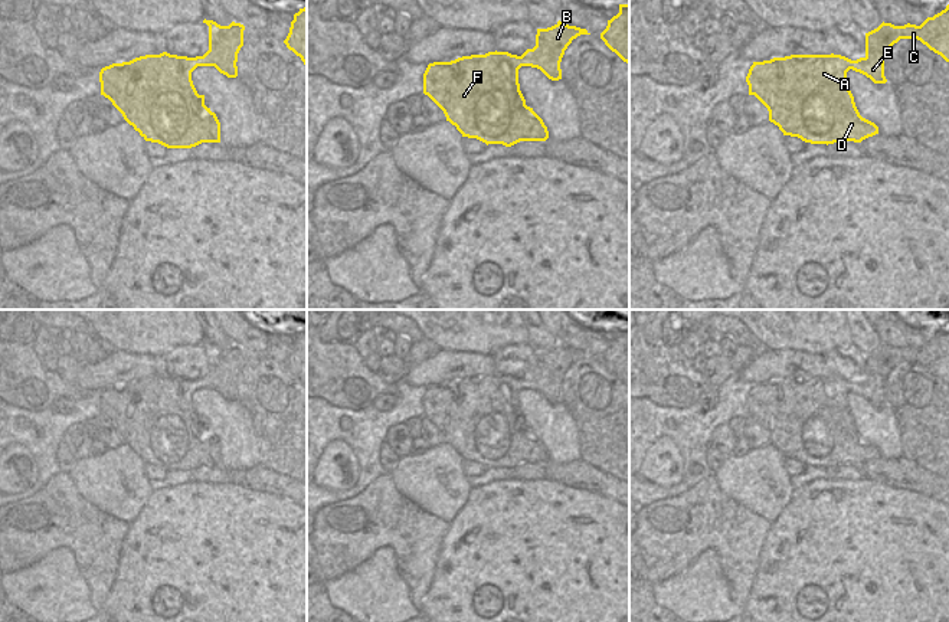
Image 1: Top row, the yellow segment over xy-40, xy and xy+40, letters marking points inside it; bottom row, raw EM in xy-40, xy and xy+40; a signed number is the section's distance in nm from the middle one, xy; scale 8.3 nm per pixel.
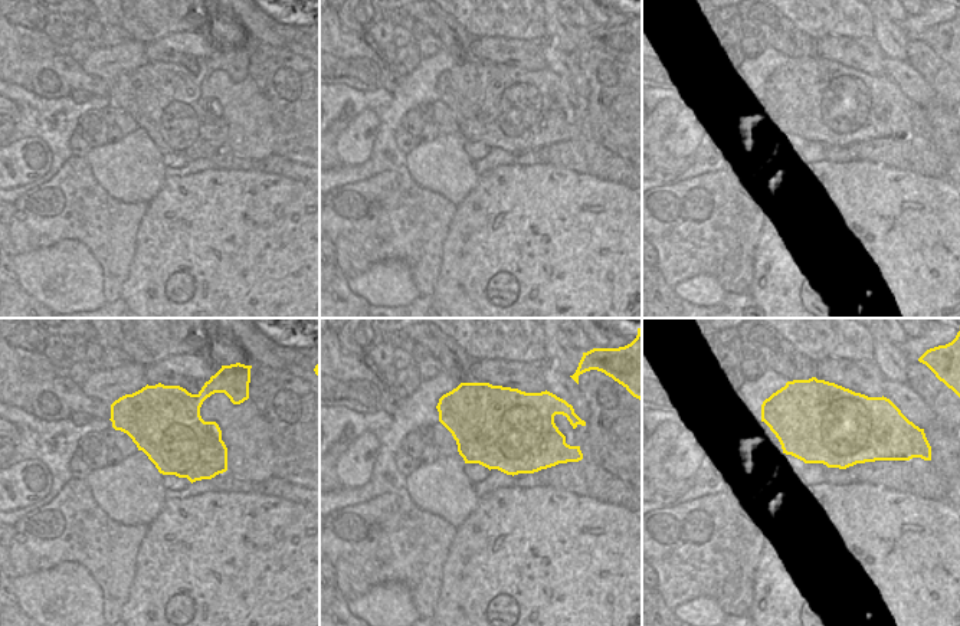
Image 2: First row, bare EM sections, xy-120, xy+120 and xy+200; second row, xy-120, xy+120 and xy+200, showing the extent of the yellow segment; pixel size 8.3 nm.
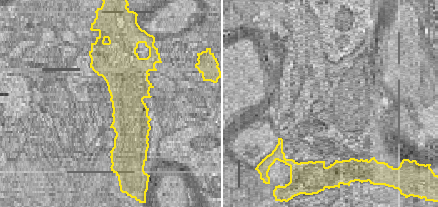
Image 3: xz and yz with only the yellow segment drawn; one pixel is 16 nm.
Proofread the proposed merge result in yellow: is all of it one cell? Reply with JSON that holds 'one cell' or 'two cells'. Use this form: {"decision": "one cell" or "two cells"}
{"decision": "one cell"}

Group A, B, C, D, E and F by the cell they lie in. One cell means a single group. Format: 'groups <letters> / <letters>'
groups A B C D E F

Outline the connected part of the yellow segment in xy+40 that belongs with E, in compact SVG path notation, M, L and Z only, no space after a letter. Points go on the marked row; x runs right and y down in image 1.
M949 4L920 26L894 26L883 22L865 33L865 56L857 60L831 53L791 55L753 62L746 76L749 95L755 95L768 108L769 121L778 125L783 135L798 137L811 144L861 143L878 134L878 127L860 115L847 82L847 72L853 69L874 84L886 84L884 58L900 39L917 39L949 62Z

